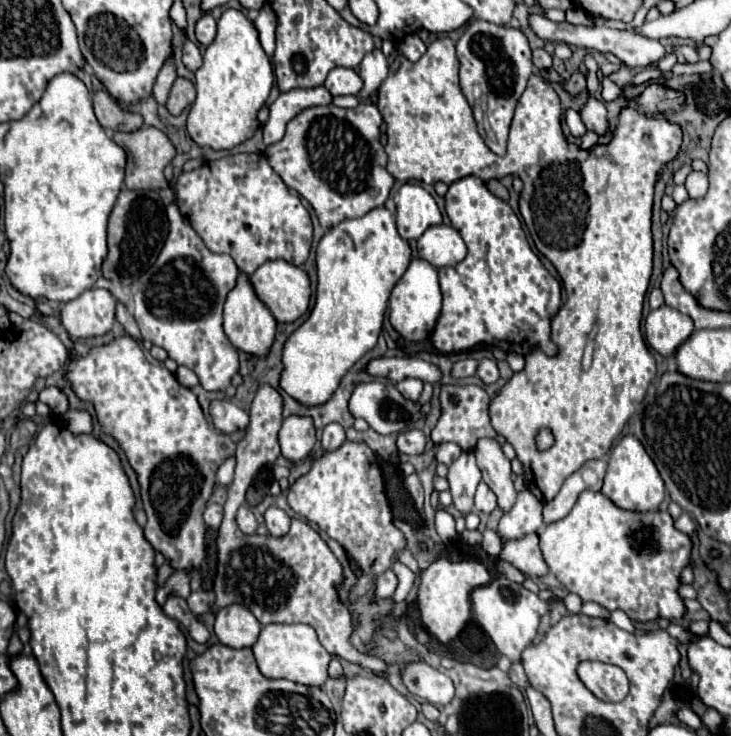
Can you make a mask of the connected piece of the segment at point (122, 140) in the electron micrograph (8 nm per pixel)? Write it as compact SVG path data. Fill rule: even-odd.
M140 127L138 131L132 133L114 133L116 145L124 147L128 161L126 161L126 187L128 189L164 189L168 187L168 181L164 179L164 167L174 159L176 147L172 141L156 127Z

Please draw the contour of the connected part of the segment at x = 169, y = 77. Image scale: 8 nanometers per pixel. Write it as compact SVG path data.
M170 55L170 59L166 59L162 71L158 73L156 83L154 83L154 91L152 91L152 95L156 97L156 101L158 101L160 105L166 103L174 79L176 79L176 65L174 65L174 55Z

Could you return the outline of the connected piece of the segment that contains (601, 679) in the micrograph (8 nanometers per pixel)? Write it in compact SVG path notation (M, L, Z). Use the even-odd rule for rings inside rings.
M582 661L578 665L578 677L602 701L622 701L628 695L628 677L616 665Z

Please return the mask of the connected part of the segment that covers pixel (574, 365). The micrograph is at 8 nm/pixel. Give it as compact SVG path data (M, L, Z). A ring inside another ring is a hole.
M449 37L432 41L426 53L414 63L398 53L390 65L390 75L378 89L376 101L386 121L388 171L394 179L416 179L426 185L434 185L436 181L450 185L468 175L476 175L482 181L518 175L524 181L524 191L520 193L520 213L536 249L556 267L568 297L550 323L550 337L558 345L558 355L546 357L542 349L532 349L526 355L524 369L514 373L512 379L496 393L488 411L496 433L516 449L516 457L524 467L526 487L536 499L552 501L568 475L580 469L586 461L602 459L610 451L614 439L622 433L624 425L642 403L650 381L656 377L656 361L640 333L643 303L652 275L652 195L658 171L678 155L682 131L676 123L654 119L650 113L680 111L686 97L680 91L650 83L646 91L636 101L630 101L630 105L620 113L612 141L608 145L594 145L592 149L582 151L576 145L570 145L562 133L560 99L556 91L540 75L532 75L516 105L508 135L508 151L504 157L498 157L486 147L476 129L472 109L458 85L458 67L460 63L454 51L454 41ZM592 335L592 365L584 371L582 355ZM540 429L550 429L554 435L554 445L546 451L536 447L536 435Z

